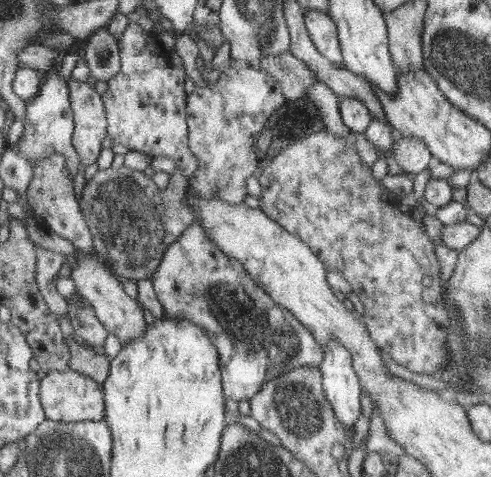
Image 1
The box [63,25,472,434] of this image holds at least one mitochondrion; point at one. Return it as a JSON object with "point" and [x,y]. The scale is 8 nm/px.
{"point":[113,198]}

